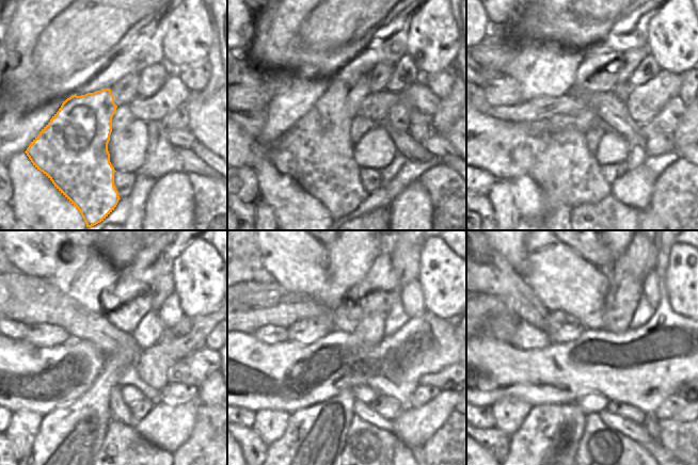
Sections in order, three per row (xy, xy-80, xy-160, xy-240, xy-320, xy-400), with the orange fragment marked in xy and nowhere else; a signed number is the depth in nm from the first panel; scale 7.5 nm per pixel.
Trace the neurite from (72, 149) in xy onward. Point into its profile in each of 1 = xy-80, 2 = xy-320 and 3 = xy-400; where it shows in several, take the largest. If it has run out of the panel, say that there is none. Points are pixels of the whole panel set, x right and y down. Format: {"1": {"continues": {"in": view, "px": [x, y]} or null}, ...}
{"1": {"continues": {"in": "xy-80", "px": [317, 151]}}, "2": {"continues": {"in": "xy-320", "px": [380, 288]}}, "3": {"continues": {"in": "xy-400", "px": [641, 256]}}}

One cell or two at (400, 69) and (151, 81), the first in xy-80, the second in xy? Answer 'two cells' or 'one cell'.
one cell

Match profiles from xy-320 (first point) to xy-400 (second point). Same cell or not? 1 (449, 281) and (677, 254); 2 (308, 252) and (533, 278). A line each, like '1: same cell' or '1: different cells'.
1: same cell
2: same cell

